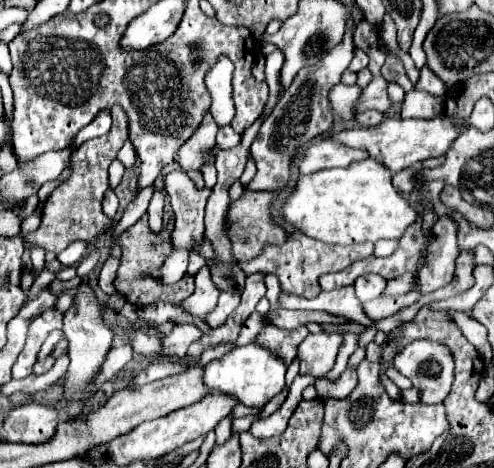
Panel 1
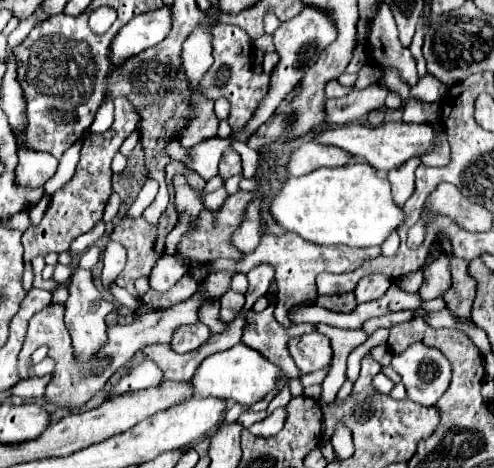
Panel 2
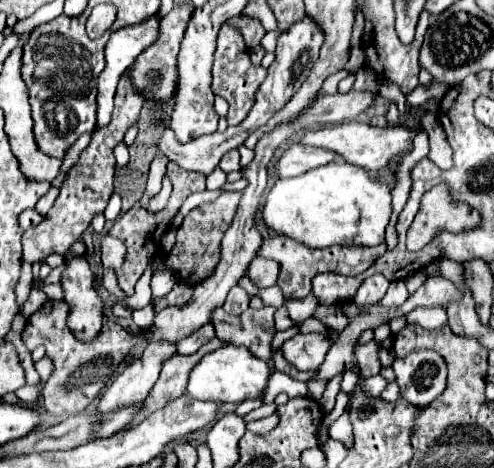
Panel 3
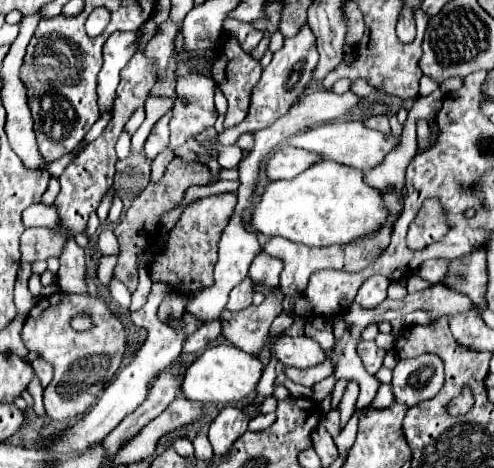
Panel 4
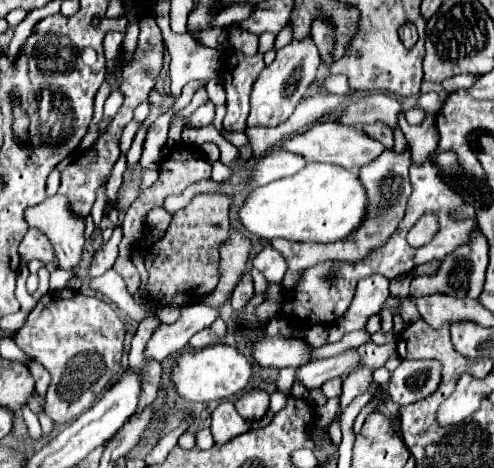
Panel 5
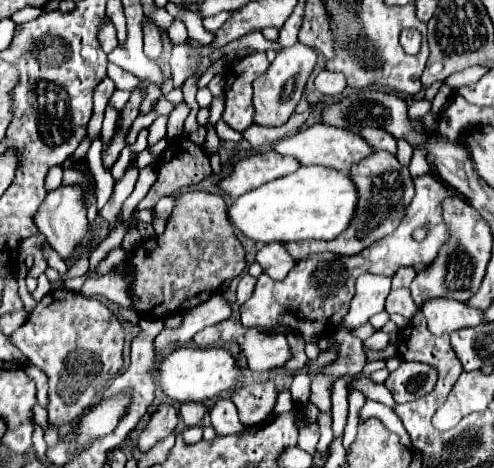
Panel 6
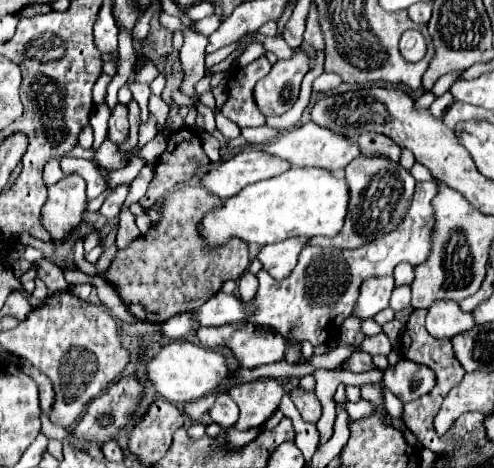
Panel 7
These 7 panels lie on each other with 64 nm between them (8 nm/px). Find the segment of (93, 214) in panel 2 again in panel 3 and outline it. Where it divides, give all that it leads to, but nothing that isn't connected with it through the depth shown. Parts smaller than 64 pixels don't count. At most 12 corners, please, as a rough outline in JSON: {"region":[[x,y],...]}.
{"region":[[122,76],[108,128],[70,170],[60,194],[23,233],[22,261],[64,254],[112,196],[114,148],[144,98]]}

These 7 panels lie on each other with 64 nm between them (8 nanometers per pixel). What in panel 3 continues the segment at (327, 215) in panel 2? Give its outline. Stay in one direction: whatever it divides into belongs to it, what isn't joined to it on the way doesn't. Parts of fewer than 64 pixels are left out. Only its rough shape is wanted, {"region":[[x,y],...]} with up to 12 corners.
{"region":[[332,162],[276,180],[264,222],[312,248],[380,246],[390,188]]}

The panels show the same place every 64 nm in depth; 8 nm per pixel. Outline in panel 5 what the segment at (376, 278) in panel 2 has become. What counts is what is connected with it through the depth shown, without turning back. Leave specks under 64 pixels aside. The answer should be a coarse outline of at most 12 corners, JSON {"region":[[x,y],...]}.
{"region":[[388,278],[360,280],[350,308],[328,330],[328,342],[362,330],[390,296]]}

